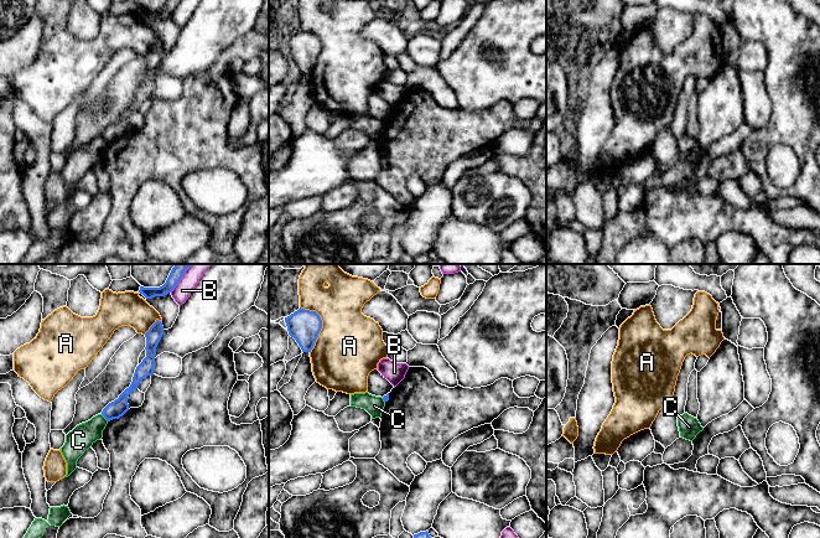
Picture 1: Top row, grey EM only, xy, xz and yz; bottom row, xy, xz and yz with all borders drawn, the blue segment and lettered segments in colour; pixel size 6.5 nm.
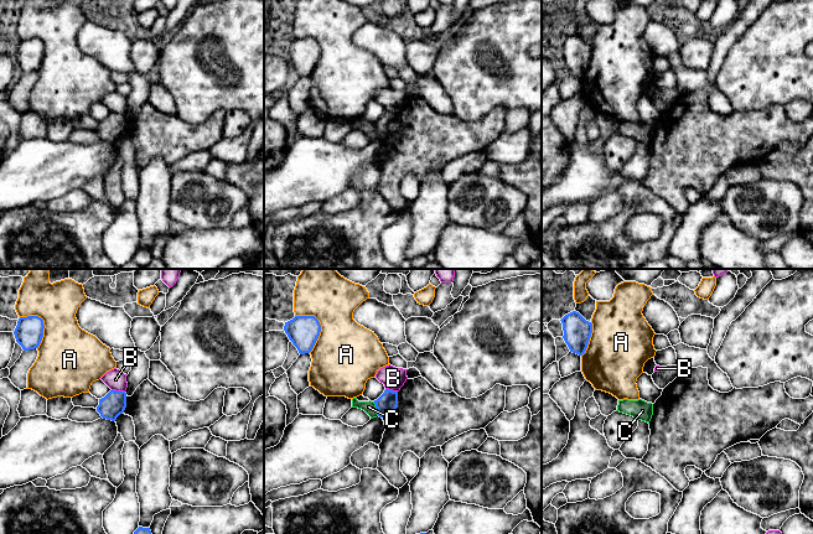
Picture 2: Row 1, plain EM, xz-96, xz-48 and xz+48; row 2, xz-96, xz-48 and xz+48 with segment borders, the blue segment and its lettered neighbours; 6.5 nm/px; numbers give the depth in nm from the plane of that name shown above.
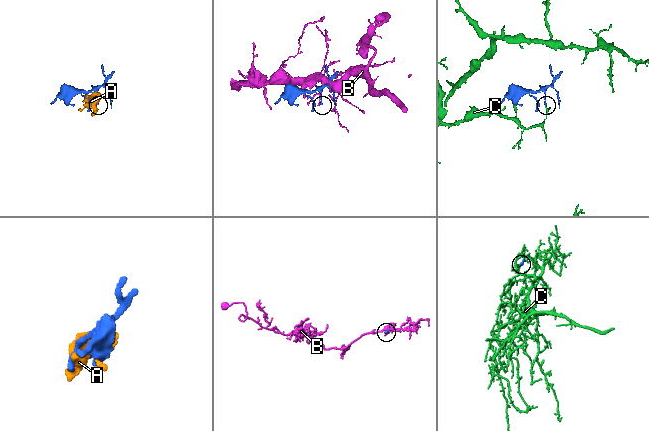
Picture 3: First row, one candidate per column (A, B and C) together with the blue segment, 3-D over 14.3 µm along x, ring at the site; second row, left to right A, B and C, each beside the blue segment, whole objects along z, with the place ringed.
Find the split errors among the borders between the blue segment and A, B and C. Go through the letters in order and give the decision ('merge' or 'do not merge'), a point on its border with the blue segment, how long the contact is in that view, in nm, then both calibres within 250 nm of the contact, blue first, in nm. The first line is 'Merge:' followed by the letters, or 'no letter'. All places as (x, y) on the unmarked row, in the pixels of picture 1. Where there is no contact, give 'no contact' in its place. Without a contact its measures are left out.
Merge: no letter
A: do not merge; meets blue in xz at (321, 47); contact 320 nm long; 200 nm thick on the blue side, 440 nm on the other
B: do not merge; meets blue in xy at (176, 6); contact 120 nm long; 80 nm thick on the blue side, 110 nm on the other
C: do not merge; meets blue in xy at (104, 139); contact 70 nm long; 120 nm thick on the blue side, 160 nm on the other

